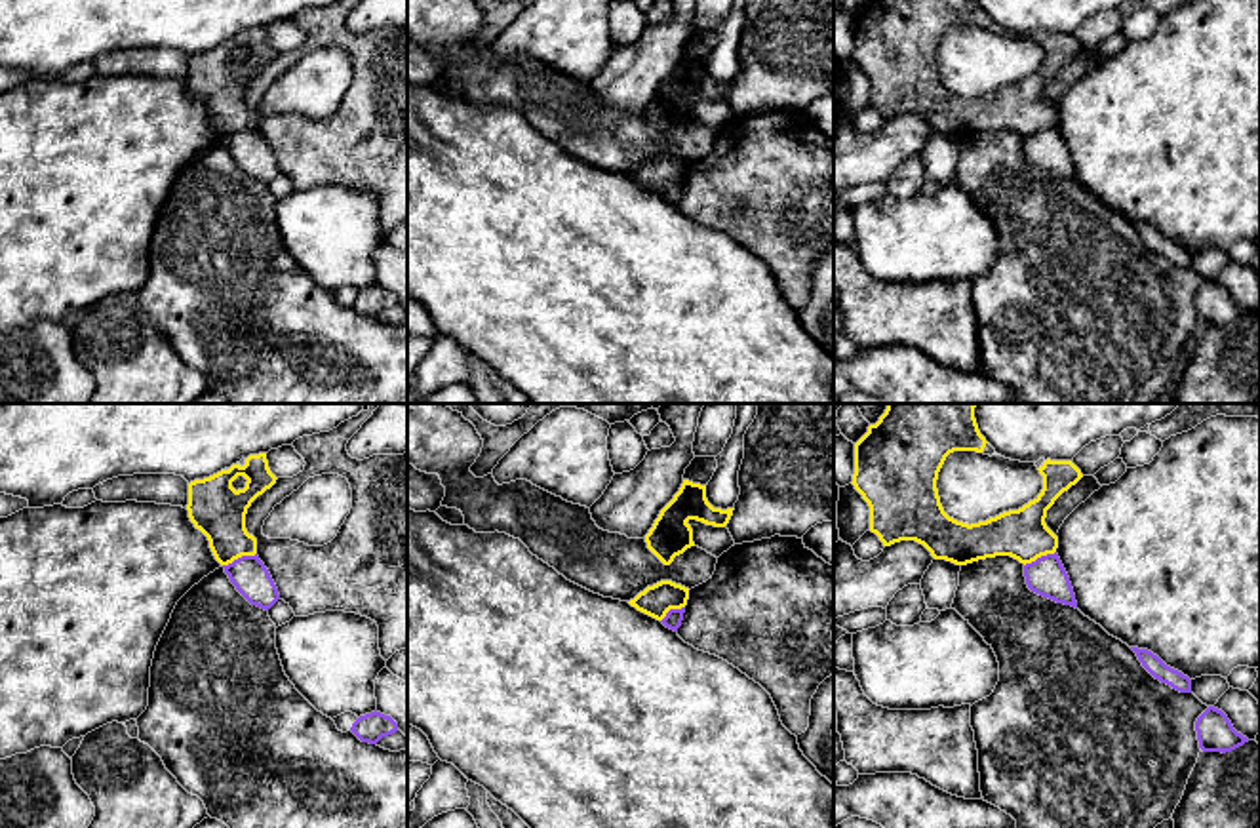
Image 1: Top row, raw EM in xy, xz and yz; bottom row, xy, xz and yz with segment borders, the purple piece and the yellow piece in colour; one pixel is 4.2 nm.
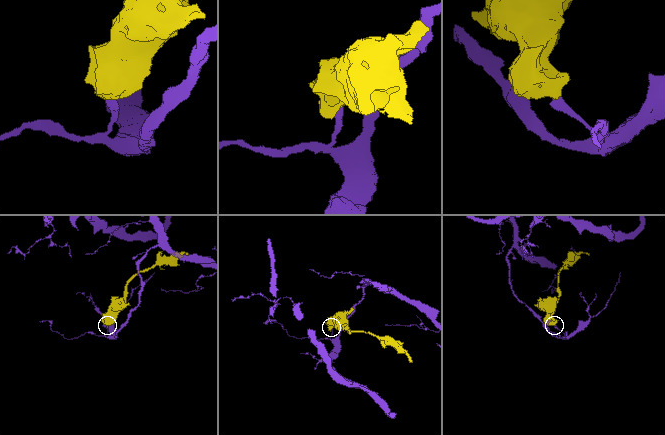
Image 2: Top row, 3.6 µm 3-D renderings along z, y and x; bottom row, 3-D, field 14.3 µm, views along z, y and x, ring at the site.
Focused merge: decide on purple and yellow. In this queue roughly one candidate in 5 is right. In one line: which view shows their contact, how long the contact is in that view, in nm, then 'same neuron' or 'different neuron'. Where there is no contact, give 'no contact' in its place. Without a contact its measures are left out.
xy | 160 nm | different neuron

